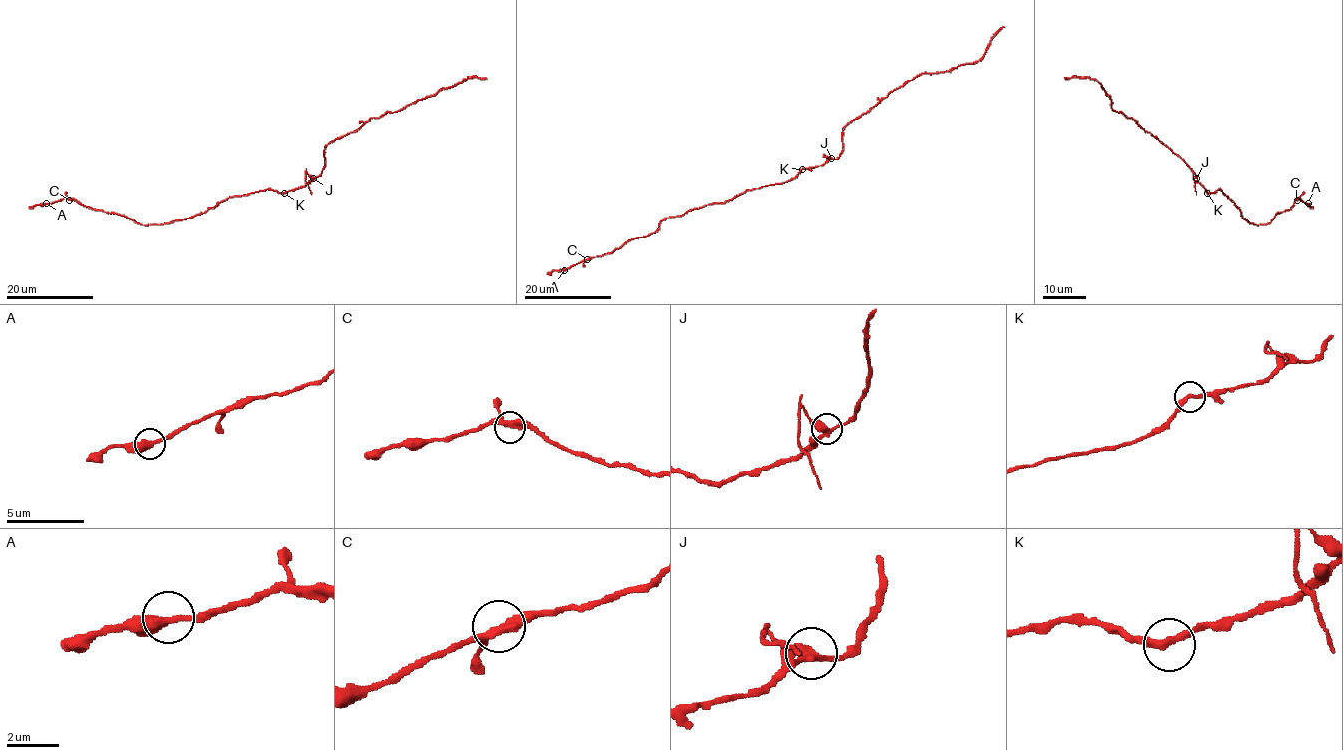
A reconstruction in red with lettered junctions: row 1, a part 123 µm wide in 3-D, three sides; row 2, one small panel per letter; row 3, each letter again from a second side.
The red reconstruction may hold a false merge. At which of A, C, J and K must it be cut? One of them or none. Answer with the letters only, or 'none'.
J

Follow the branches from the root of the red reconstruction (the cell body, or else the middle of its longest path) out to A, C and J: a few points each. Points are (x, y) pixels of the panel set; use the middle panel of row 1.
A: (801, 170), (785, 182), (747, 189), (731, 200), (665, 218), (650, 235), (628, 239), (611, 252), (564, 270)
C: (801, 170), (785, 182), (747, 189), (731, 200), (665, 218), (650, 235), (628, 239), (611, 252), (587, 259)
J: (801, 170), (823, 166), (832, 158)

